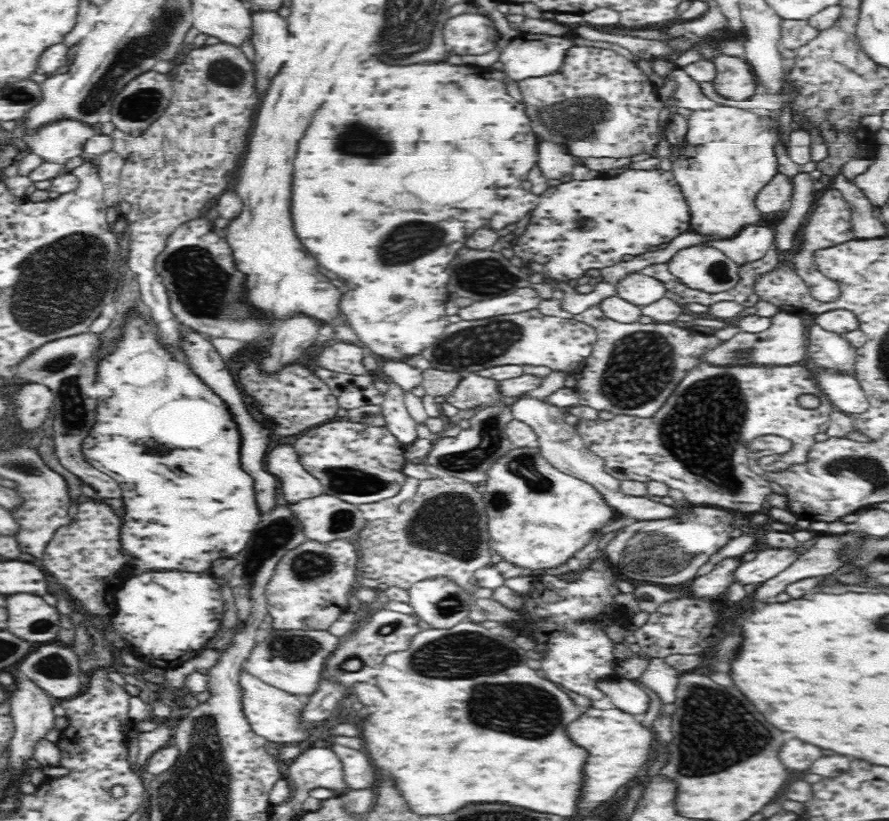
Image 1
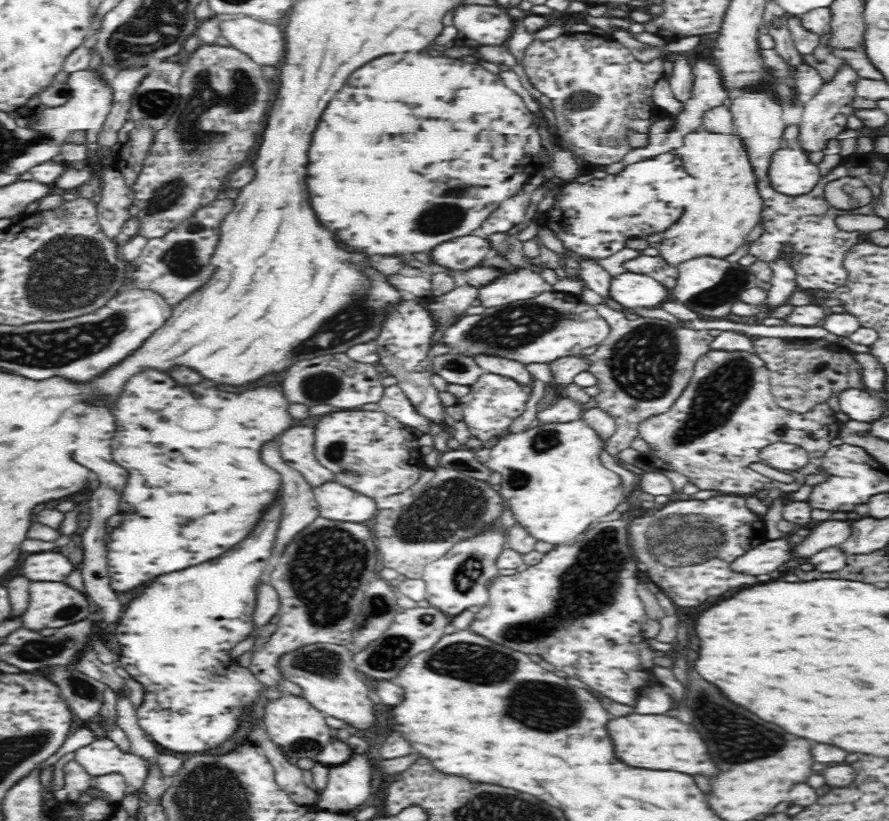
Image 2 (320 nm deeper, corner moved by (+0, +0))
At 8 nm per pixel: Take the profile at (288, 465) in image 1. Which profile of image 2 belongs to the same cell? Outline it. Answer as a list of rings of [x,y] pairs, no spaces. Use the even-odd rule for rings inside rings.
[[[306,423],[290,428],[280,436],[280,454],[290,464],[290,468],[298,470],[310,487],[316,488],[333,481],[333,474],[324,468],[313,454],[314,428]]]

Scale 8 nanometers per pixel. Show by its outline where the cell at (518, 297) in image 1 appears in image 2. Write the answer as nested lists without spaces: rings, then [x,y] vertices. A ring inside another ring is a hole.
[[[518,268],[518,272],[514,274],[506,274],[500,280],[487,284],[485,287],[478,289],[478,300],[484,308],[502,307],[512,302],[519,302],[522,300],[536,299],[536,296],[541,297],[544,292],[553,291],[551,285],[548,284],[542,277],[540,272],[528,268]]]

